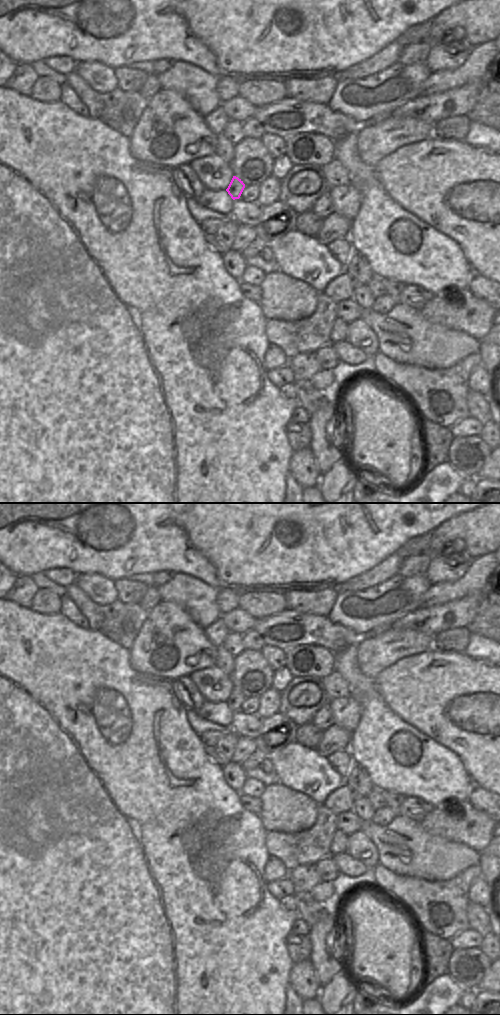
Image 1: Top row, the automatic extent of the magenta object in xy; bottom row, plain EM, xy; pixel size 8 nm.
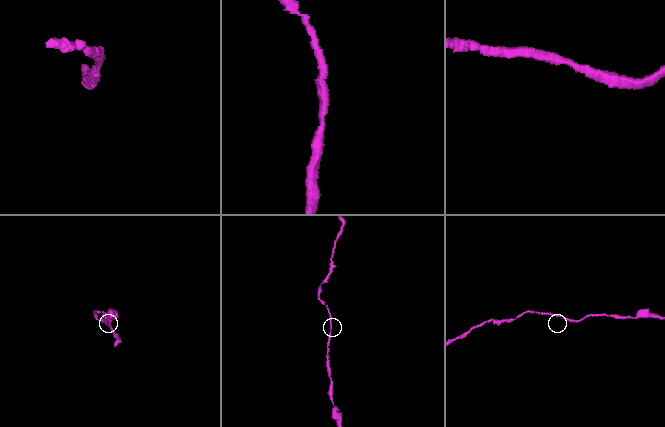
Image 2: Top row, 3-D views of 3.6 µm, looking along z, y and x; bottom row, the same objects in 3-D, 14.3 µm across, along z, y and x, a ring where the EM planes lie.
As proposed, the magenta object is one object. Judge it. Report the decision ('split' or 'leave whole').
split

